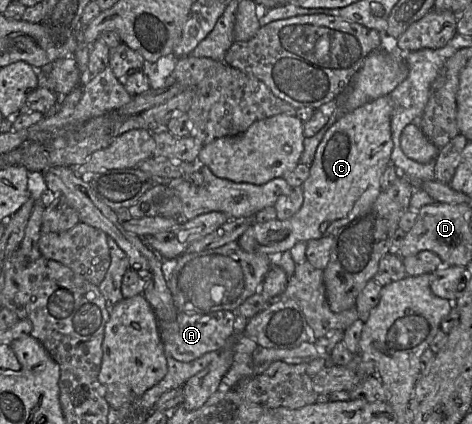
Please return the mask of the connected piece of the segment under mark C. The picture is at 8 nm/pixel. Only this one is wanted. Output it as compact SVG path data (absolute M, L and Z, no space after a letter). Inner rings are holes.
M388 95L377 98L352 112L341 115L322 138L310 174L302 185L304 200L300 210L288 220L274 219L256 222L237 240L249 253L281 254L301 241L308 242L323 236L335 235L336 231L371 208L381 193L381 177L391 162L393 140L391 134L392 106Z

